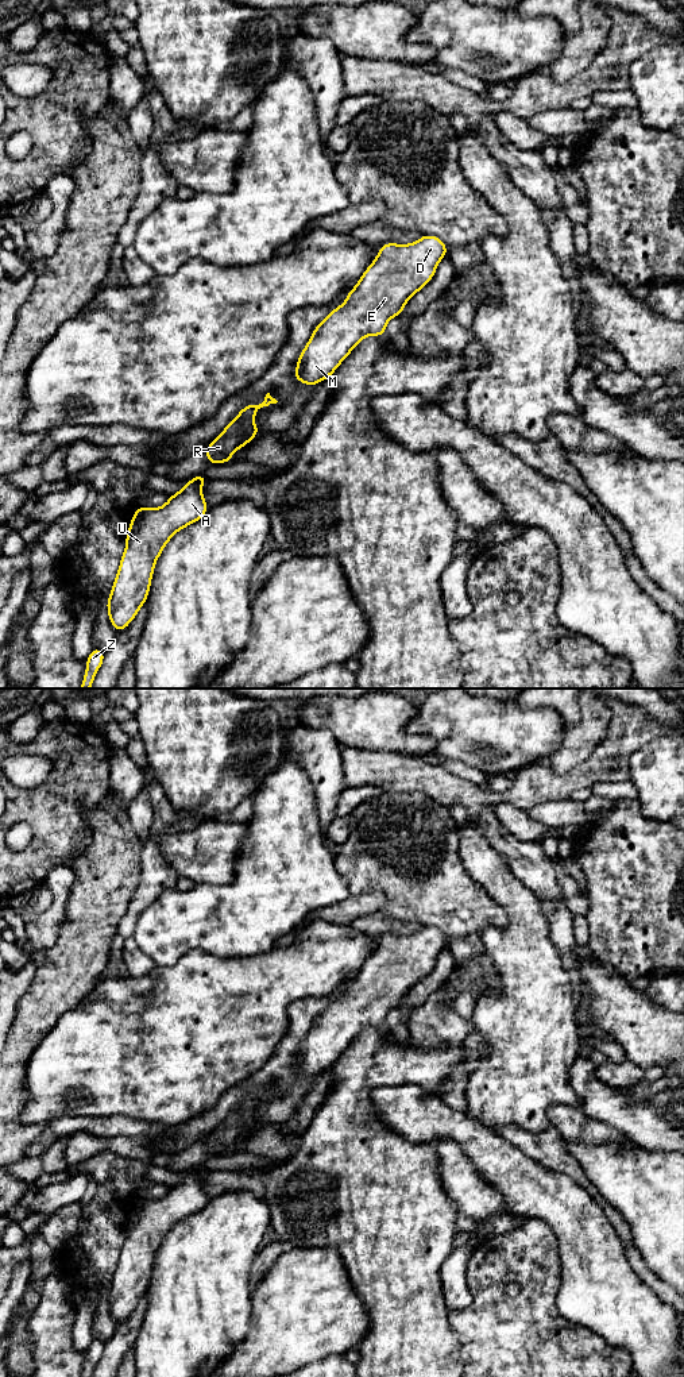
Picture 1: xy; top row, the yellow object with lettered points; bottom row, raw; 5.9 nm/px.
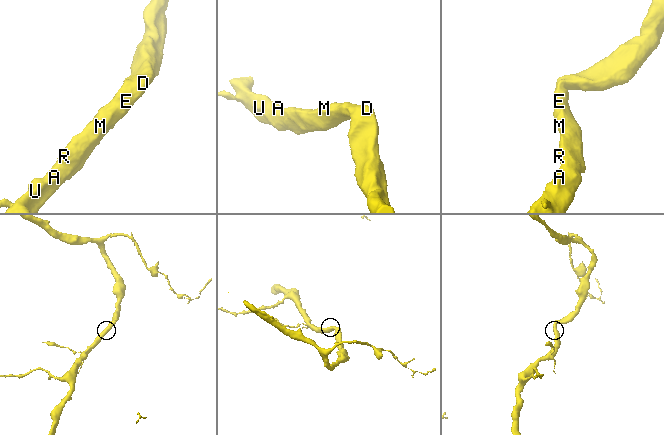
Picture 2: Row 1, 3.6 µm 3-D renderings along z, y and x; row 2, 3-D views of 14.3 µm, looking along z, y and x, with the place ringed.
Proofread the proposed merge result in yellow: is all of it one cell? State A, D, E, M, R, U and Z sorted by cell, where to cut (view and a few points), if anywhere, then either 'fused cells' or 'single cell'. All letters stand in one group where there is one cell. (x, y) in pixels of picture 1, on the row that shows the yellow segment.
A D E M R U Z | no cut | single cell

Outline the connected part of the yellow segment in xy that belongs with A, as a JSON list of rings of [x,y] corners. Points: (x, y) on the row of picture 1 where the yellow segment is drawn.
[[[196,475],[161,508],[135,509],[125,537],[112,591],[107,601],[108,617],[117,632],[124,630],[144,606],[154,567],[169,540],[208,512],[201,486],[205,475]]]

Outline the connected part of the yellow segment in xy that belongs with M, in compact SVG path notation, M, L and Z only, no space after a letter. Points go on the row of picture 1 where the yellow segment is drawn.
M422 235L410 244L384 243L378 256L347 294L343 305L335 308L313 329L301 351L294 377L308 386L329 378L341 362L366 336L383 336L390 319L401 316L406 302L433 278L440 261L449 250L433 235Z

